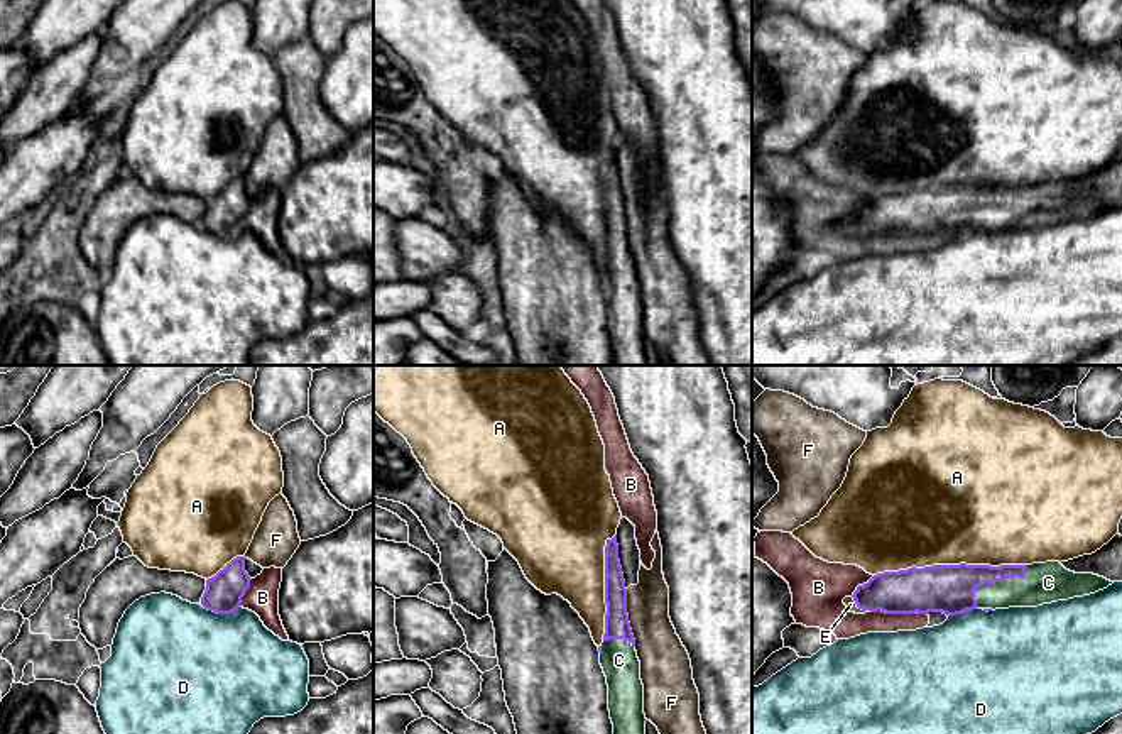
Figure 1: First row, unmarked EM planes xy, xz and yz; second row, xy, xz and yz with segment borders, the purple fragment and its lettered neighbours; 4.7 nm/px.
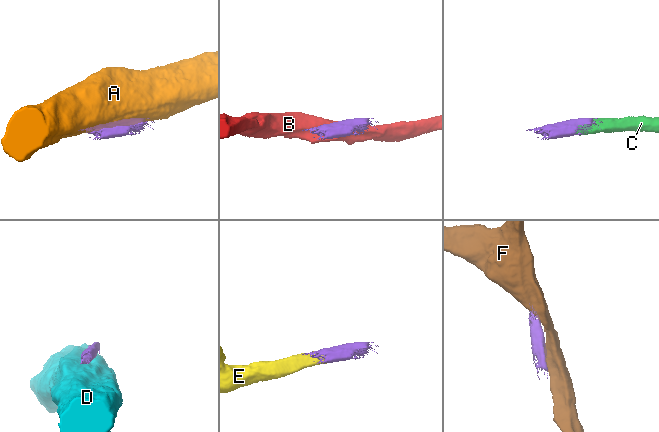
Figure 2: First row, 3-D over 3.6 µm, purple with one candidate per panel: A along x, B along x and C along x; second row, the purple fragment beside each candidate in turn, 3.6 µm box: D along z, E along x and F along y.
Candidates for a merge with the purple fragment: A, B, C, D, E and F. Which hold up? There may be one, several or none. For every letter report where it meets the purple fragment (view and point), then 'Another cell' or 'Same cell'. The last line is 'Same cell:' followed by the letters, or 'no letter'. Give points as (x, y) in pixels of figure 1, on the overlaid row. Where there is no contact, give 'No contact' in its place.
A: Touches purple at yz (950, 565). Another cell
B: Touches purple at yz (893, 613). Another cell
C: Touches purple at yz (996, 580). Same cell
D: Touches purple at xy (220, 613). Another cell
E: Touches purple at yz (859, 608). Same cell
F: Touches purple at xz (627, 618). Another cell
Same cell: C, E

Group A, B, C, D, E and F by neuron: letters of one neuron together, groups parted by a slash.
A / B / C E / D / F

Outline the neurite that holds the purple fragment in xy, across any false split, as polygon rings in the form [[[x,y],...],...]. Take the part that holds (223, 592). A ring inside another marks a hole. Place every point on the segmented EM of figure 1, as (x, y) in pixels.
[[[245,556],[233,558],[215,577],[206,580],[201,605],[216,614],[235,612],[250,587],[250,580],[245,572]]]

